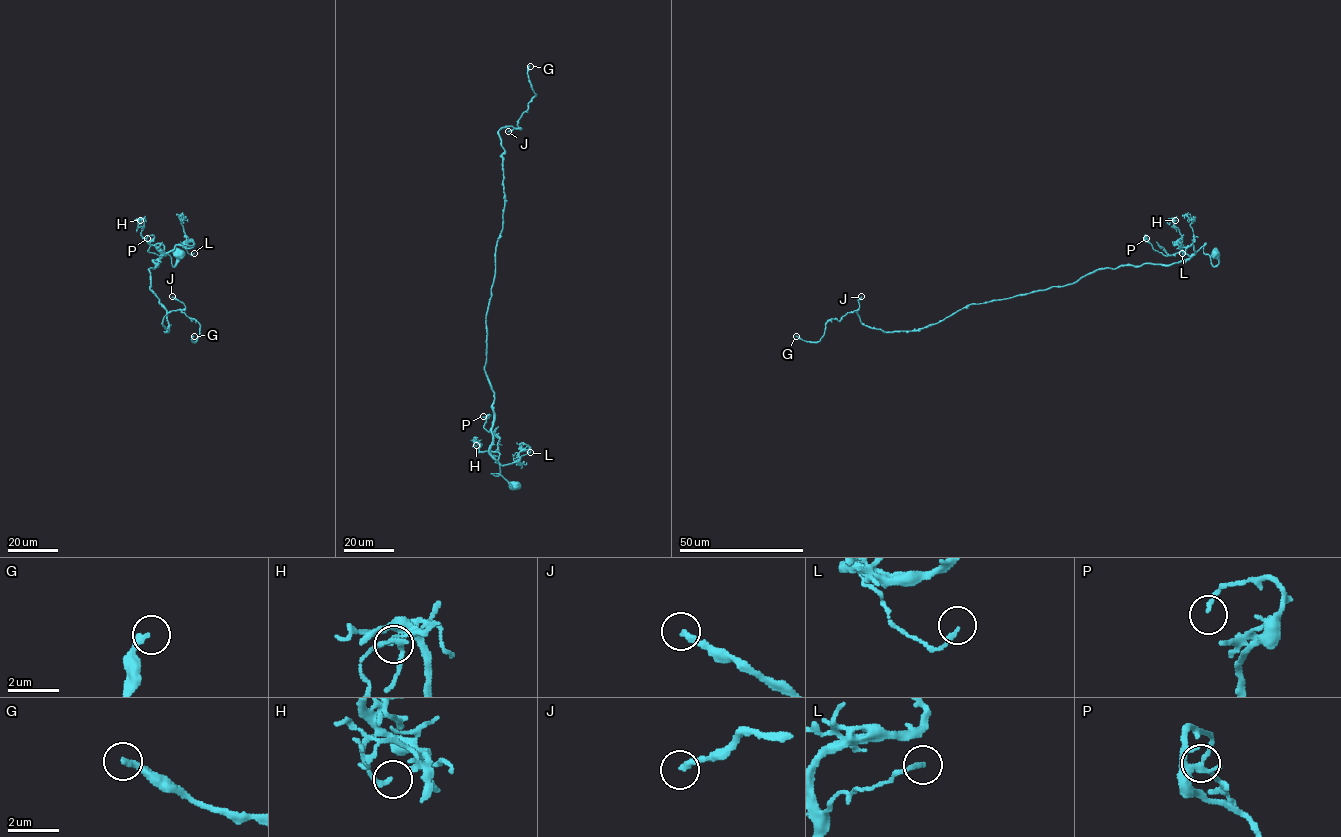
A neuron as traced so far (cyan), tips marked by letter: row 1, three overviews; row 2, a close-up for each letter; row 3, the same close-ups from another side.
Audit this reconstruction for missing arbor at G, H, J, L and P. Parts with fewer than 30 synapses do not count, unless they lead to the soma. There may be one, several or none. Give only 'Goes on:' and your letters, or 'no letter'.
Goes on: G, J

